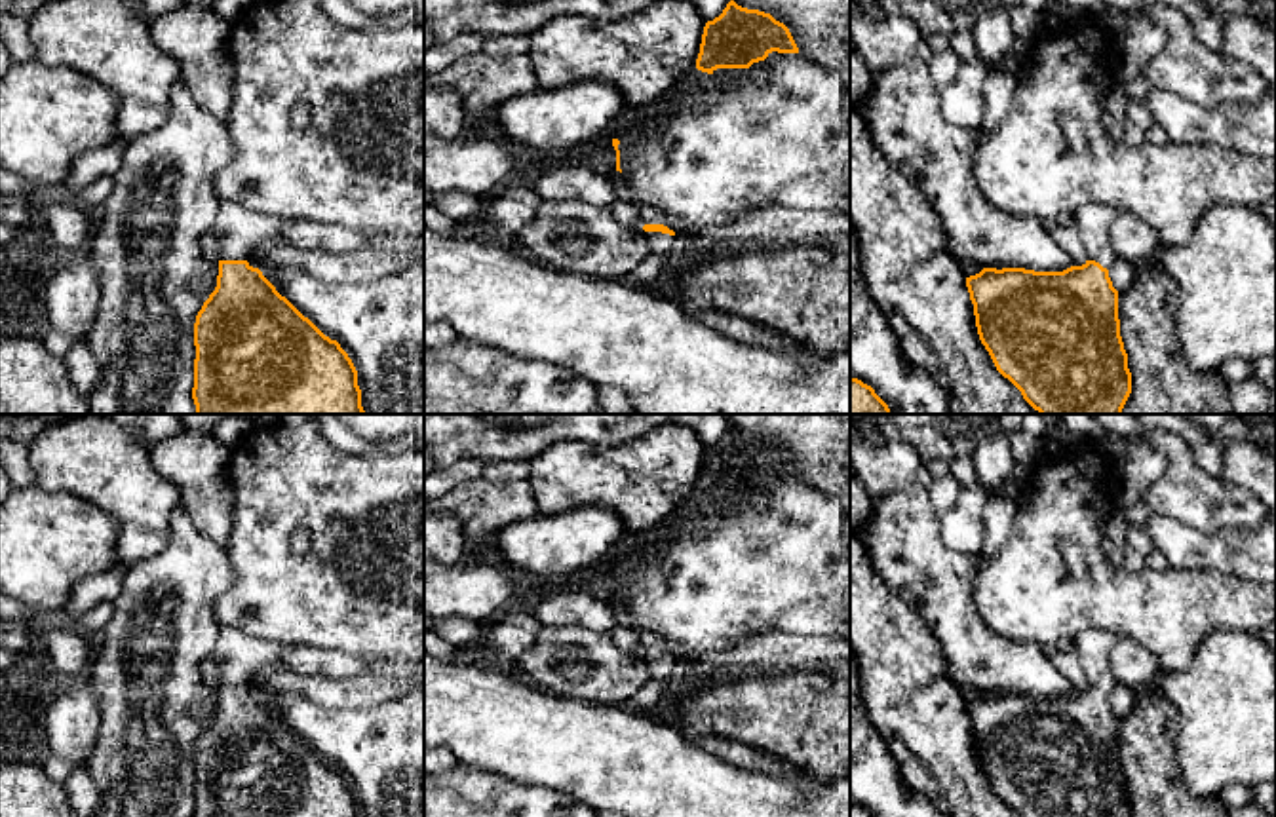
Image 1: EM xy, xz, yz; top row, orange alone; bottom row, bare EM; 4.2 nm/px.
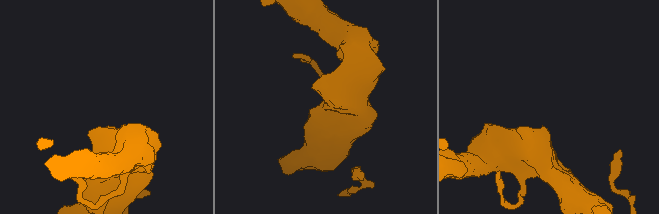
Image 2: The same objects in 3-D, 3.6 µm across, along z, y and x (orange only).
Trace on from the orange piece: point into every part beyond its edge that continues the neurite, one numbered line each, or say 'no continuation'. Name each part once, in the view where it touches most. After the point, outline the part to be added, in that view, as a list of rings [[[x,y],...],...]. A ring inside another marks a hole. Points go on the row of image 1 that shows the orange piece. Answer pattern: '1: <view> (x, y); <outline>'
1: xz (658, 242); [[[645,232],[648,245],[650,245],[650,253],[667,253],[673,245],[673,238],[669,234],[662,234],[662,232]]]

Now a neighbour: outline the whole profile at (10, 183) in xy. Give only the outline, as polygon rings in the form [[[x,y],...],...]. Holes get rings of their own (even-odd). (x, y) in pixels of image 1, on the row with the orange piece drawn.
[[[0,165],[0,194],[29,194],[38,188],[46,188],[46,186],[25,180],[15,173],[10,173],[4,165]]]

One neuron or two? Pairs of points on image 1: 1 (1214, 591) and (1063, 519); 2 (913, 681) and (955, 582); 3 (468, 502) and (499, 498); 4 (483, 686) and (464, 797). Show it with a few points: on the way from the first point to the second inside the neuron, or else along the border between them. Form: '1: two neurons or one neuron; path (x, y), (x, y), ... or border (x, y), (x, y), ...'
1: one neuron; path (1174, 591), (1126, 591), (1096, 559)
2: two neurons; border (906, 601), (936, 641), (949, 679)
3: one neuron; path (476, 502), (491, 502)
4: two neurons; border (459, 760), (514, 779)

